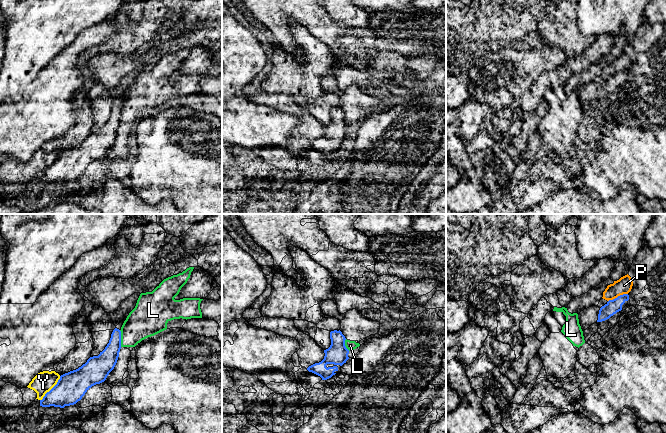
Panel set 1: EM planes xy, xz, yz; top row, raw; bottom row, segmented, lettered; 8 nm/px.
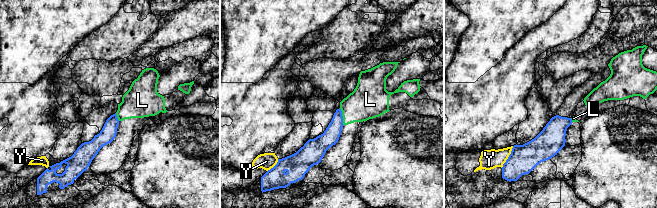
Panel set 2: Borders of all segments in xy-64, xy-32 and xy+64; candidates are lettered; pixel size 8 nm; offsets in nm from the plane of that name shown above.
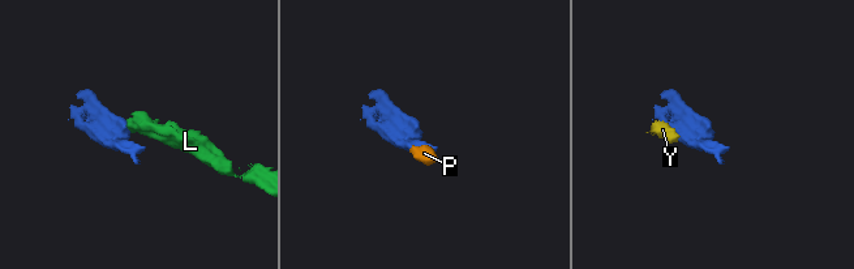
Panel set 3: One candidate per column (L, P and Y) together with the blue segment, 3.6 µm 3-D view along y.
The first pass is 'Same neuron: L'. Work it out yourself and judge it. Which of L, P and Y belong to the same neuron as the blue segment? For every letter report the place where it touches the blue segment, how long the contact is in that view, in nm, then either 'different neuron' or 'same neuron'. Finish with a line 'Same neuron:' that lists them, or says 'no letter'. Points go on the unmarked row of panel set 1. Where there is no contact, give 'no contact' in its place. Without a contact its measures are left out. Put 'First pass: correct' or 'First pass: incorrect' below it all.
L: xy (120, 114) | 140 nm | different neuron
P: yz (618, 72) | 170 nm | different neuron
Y: xy (52, 164) | 260 nm | different neuron
Same neuron: no letter
First pass: incorrect

